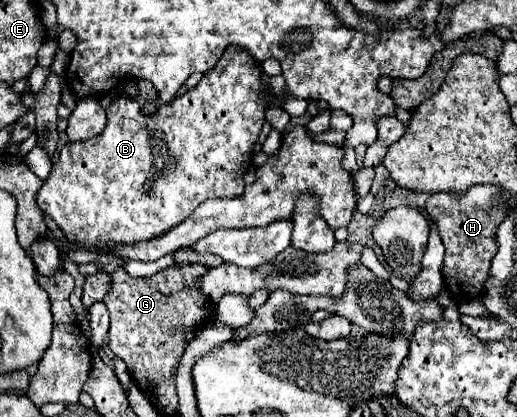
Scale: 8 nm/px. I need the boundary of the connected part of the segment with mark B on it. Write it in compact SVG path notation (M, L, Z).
M229 44L221 56L221 60L203 74L201 82L187 90L183 96L177 96L173 102L169 104L161 104L153 114L143 114L143 106L147 102L153 102L157 98L155 88L147 82L147 80L139 80L139 96L137 98L127 98L127 96L119 96L107 110L107 126L103 130L101 136L93 138L93 140L85 140L85 142L69 142L61 148L59 152L59 160L53 164L49 178L43 182L41 190L37 192L37 206L51 216L57 226L63 230L63 234L69 238L69 242L87 242L87 244L131 244L137 240L151 240L153 236L161 236L165 234L169 228L181 224L201 202L209 200L209 198L237 198L241 196L245 182L243 182L243 174L245 170L251 166L253 162L253 146L259 140L261 134L261 126L265 122L265 110L269 106L269 98L271 98L271 88L261 80L261 66L259 62L241 46L237 44Z

